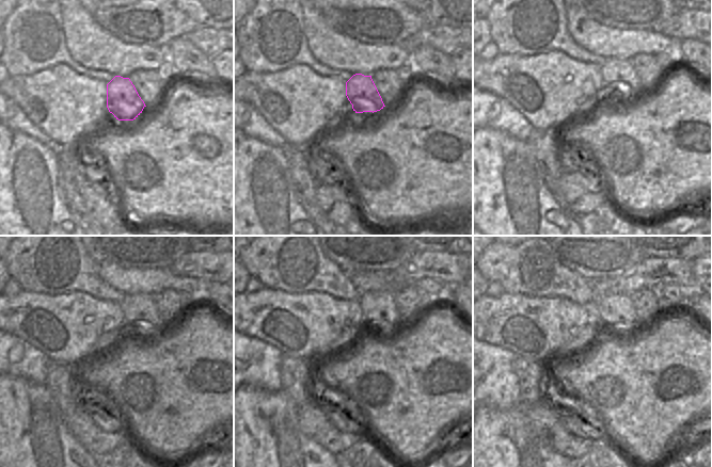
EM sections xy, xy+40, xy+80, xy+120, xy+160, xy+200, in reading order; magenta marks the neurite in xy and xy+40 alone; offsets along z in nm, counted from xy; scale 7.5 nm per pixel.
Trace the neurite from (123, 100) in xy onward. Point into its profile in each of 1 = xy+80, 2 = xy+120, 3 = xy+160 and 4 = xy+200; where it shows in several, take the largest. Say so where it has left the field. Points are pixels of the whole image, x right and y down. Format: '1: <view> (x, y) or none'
1: xy+80 (615, 71)
2: xy+120 (139, 308)
3: xy+160 (379, 310)
4: xy+200 (615, 310)

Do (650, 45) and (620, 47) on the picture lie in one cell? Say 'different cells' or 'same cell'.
same cell

